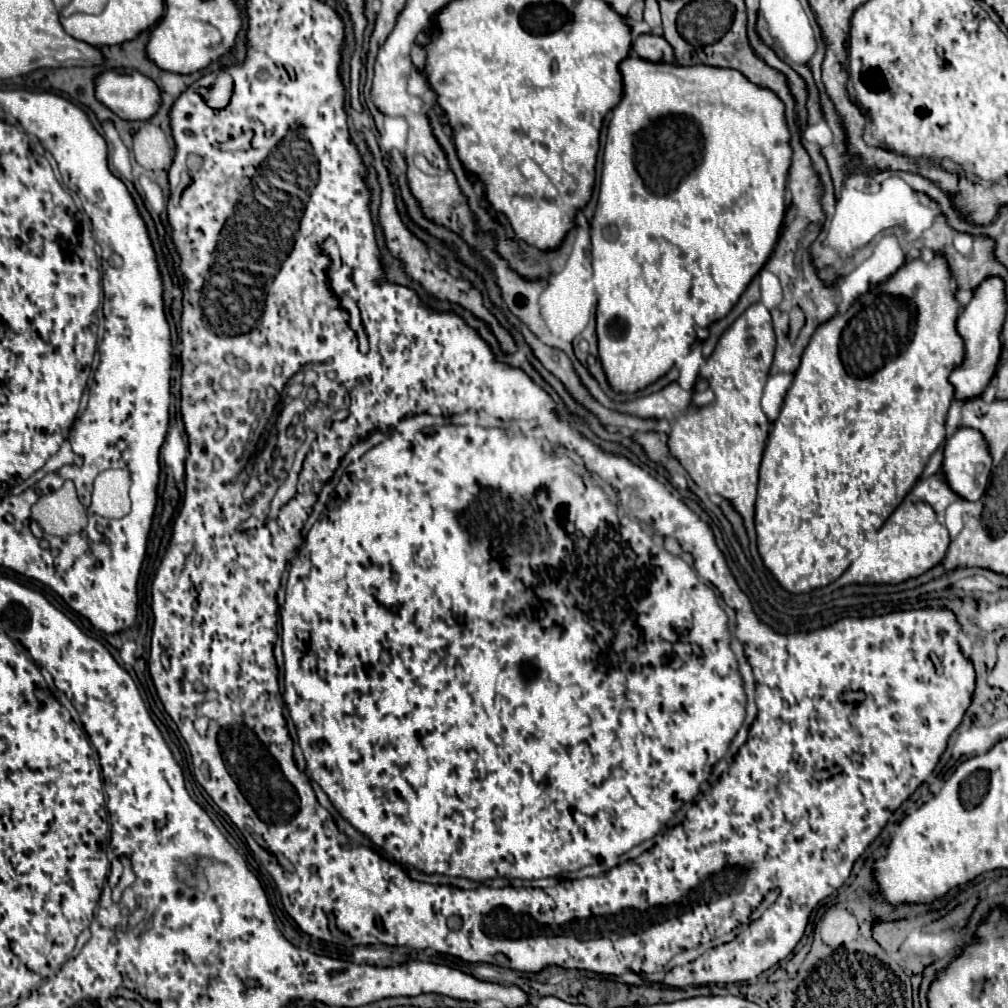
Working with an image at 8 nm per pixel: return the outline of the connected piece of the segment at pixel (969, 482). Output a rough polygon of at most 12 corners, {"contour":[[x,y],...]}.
{"contour":[[976,428],[944,444],[950,488],[980,500],[990,478],[990,446]]}

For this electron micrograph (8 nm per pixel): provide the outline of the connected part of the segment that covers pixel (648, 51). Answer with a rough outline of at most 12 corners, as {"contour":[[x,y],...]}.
{"contour":[[638,36],[632,50],[650,62],[674,62],[664,36]]}

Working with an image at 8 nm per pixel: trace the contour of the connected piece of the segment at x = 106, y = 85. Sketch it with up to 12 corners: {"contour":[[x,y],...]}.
{"contour":[[106,70],[96,98],[124,120],[150,120],[156,82],[136,70]]}

